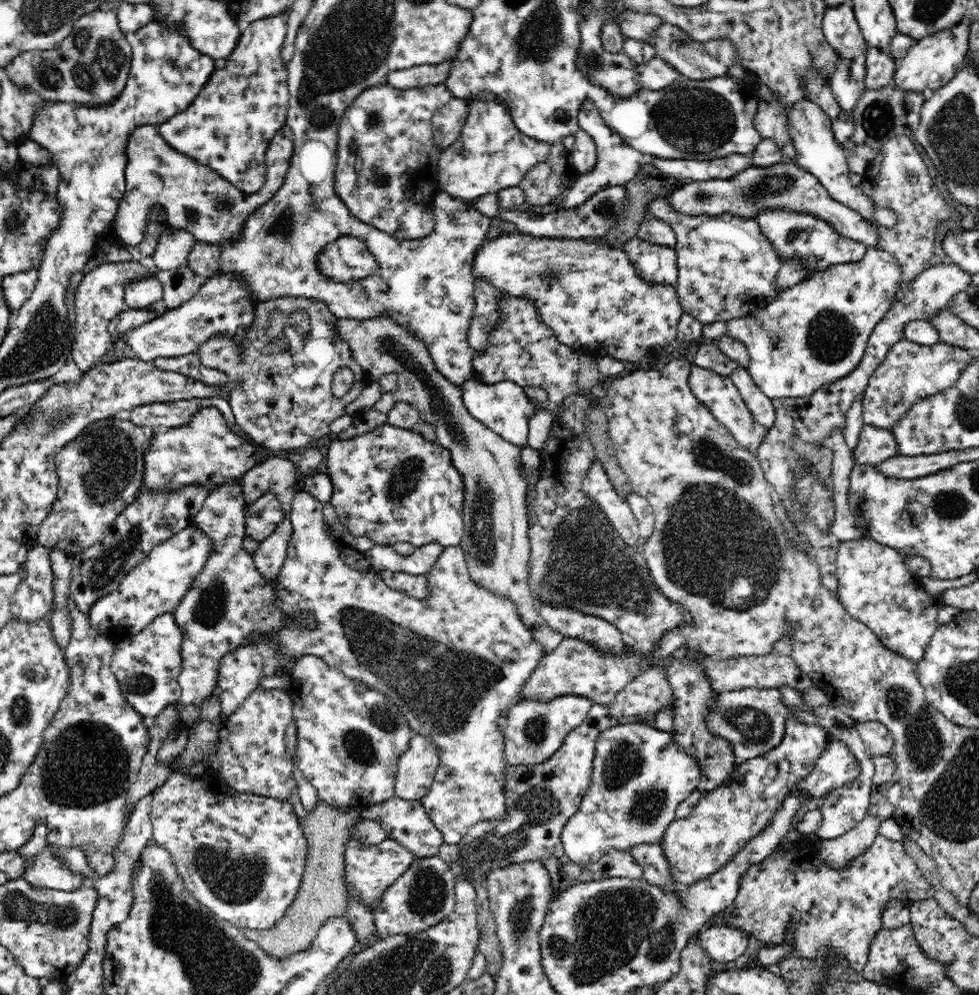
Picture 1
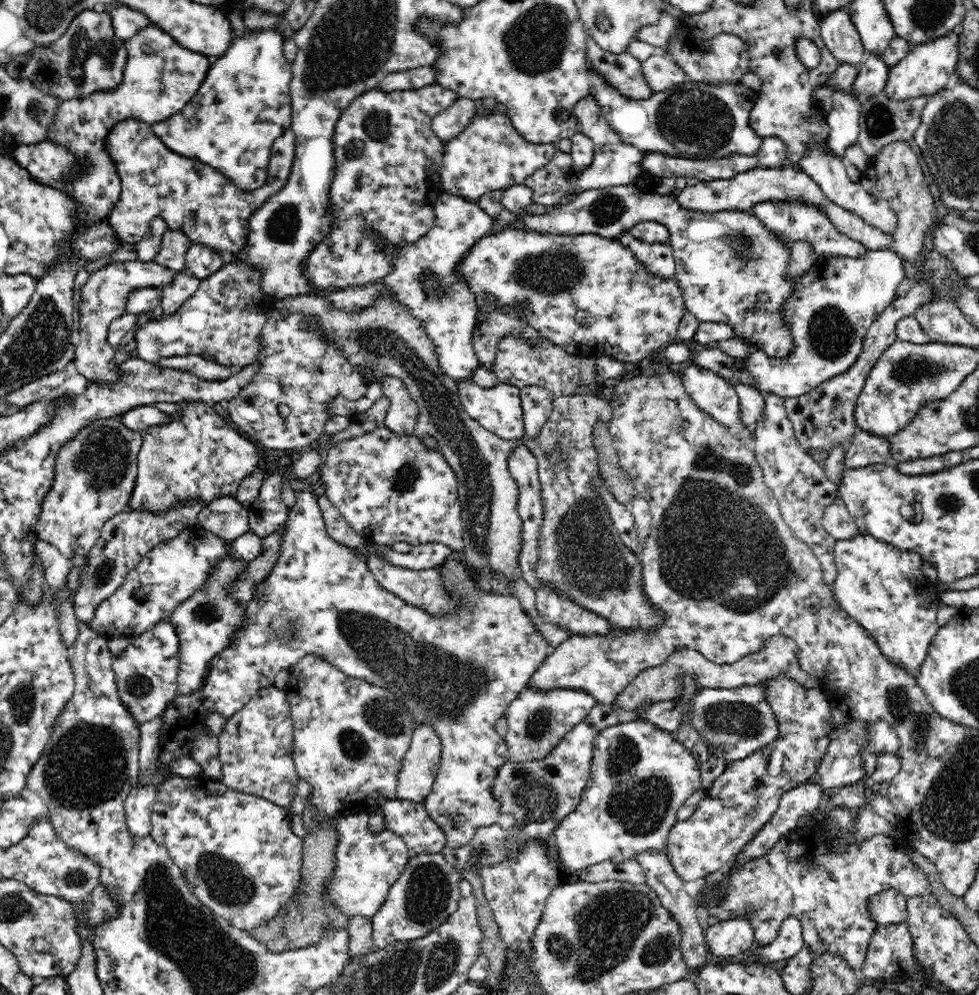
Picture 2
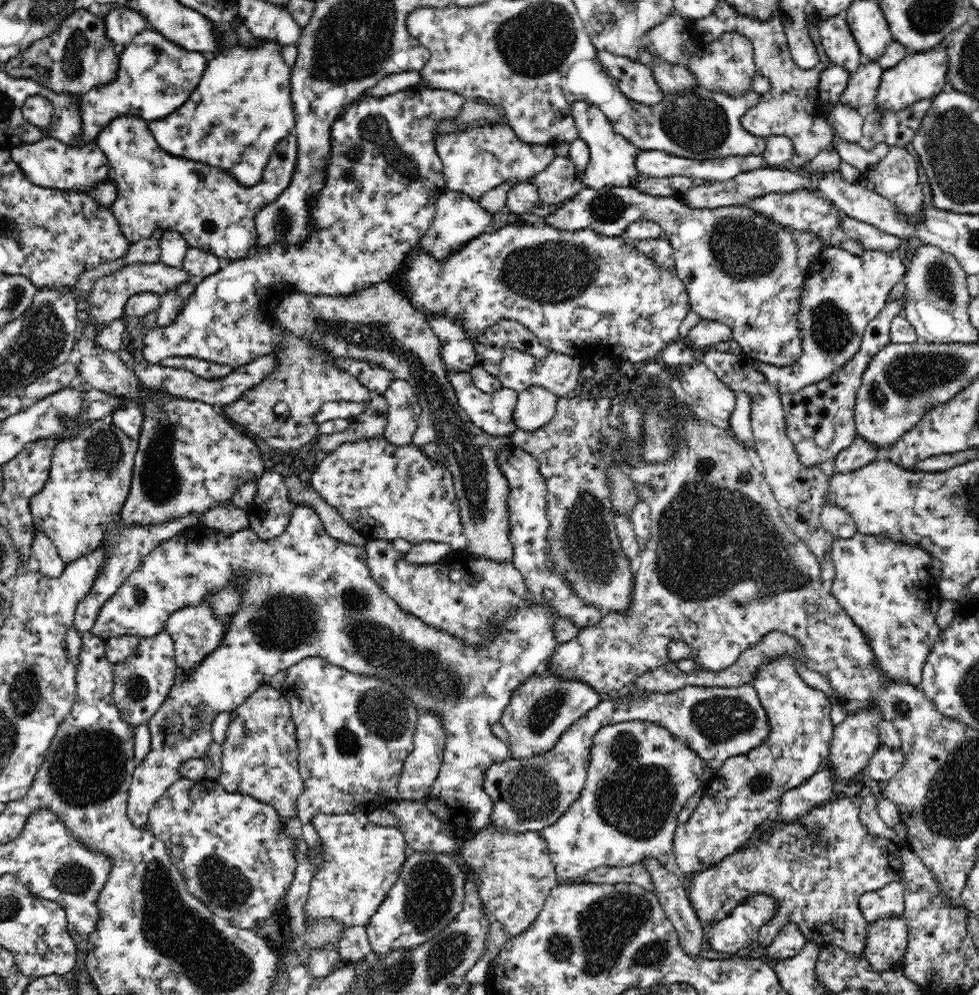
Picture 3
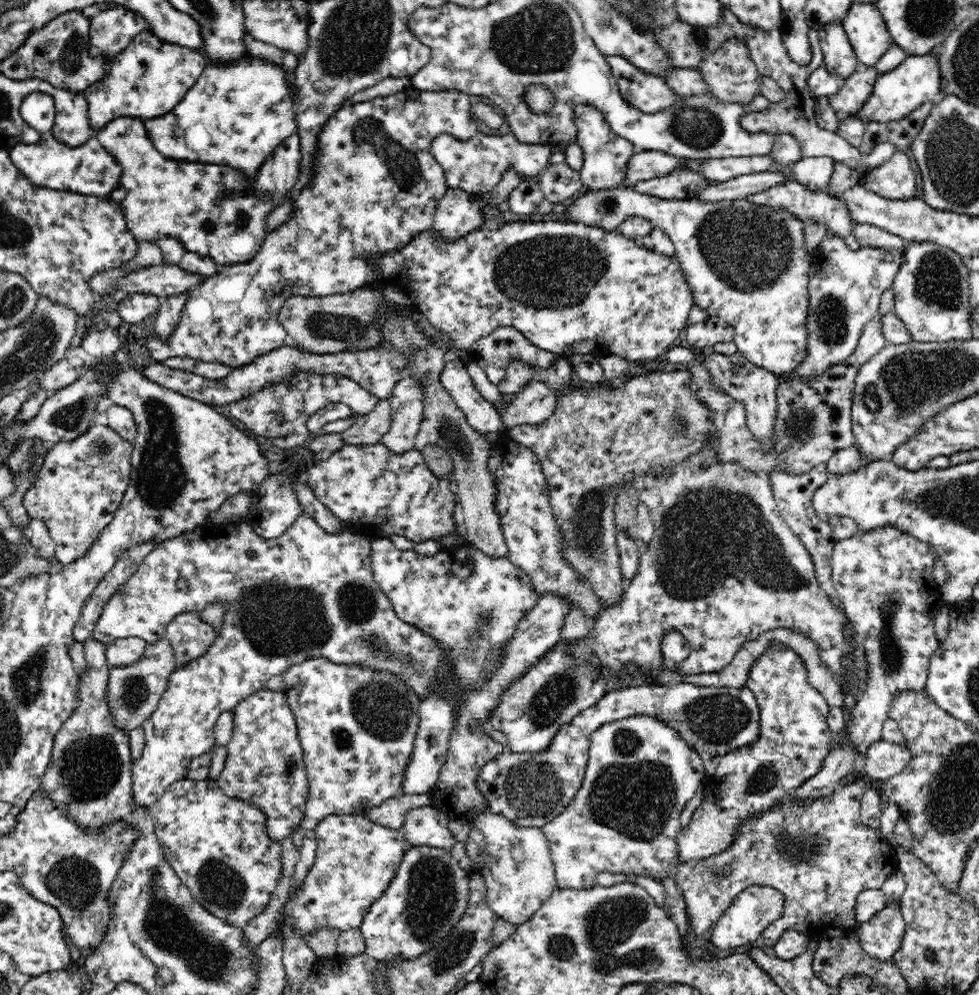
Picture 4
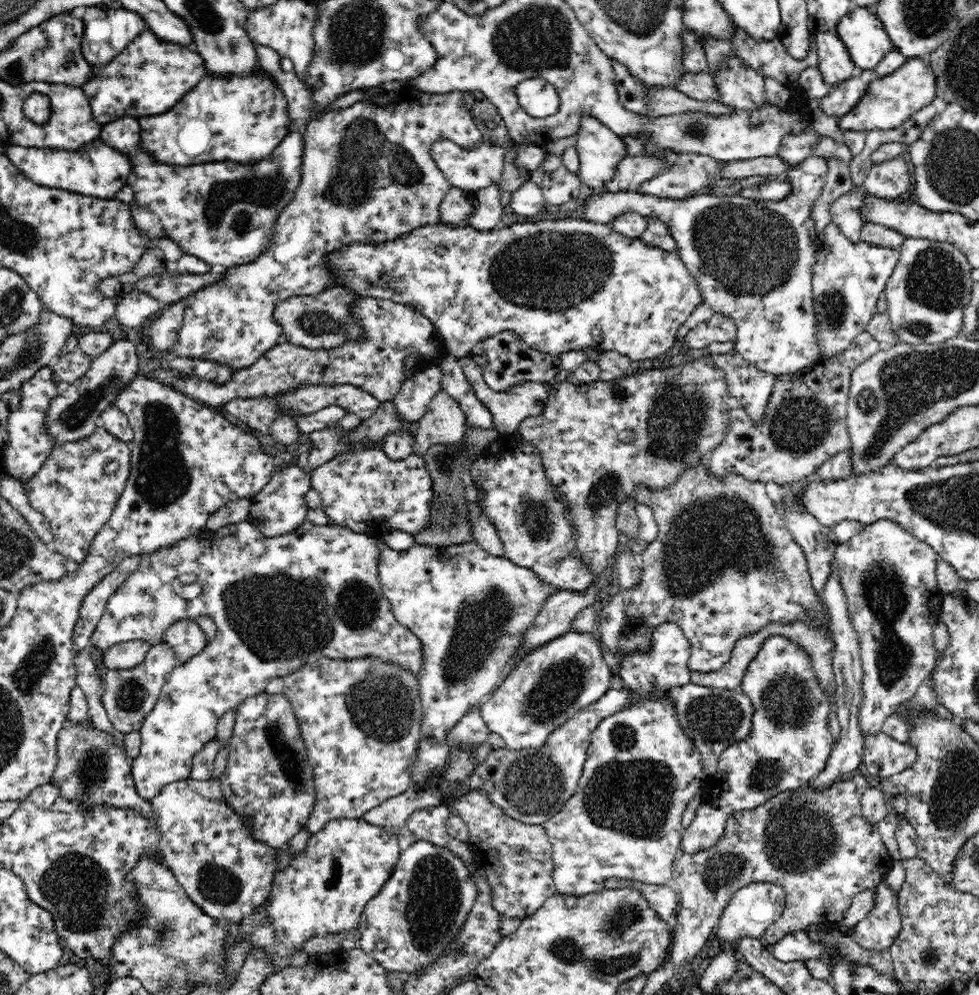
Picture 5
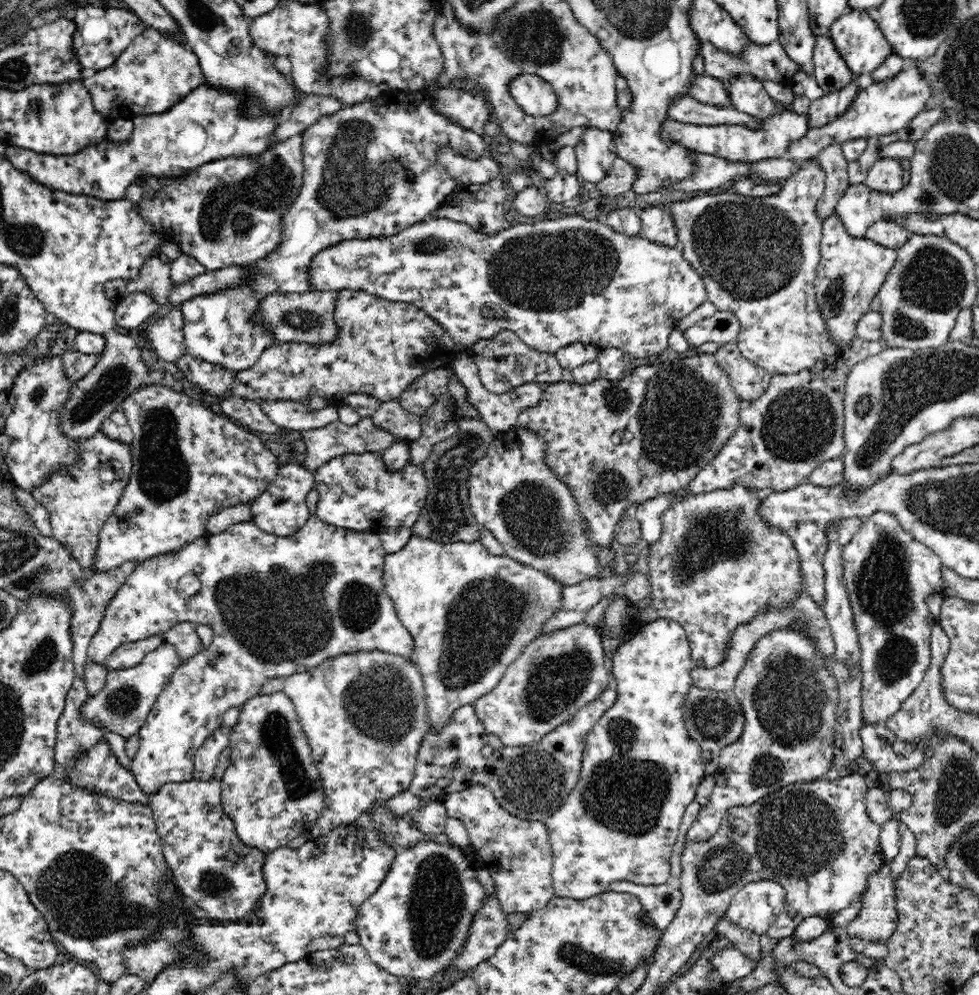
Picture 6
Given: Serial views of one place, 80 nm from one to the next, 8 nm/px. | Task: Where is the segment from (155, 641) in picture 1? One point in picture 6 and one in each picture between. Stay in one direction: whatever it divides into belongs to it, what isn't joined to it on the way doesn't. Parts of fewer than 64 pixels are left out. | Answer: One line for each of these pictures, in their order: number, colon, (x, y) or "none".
2: (146, 672)
3: (142, 682)
4: (133, 692)
5: (129, 695)
6: (122, 705)

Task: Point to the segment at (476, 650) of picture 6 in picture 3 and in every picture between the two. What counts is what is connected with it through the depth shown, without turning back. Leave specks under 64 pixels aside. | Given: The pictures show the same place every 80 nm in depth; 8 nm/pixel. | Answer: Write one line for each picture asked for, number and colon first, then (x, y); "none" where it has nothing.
3: (468, 597)
4: (470, 603)
5: (470, 609)

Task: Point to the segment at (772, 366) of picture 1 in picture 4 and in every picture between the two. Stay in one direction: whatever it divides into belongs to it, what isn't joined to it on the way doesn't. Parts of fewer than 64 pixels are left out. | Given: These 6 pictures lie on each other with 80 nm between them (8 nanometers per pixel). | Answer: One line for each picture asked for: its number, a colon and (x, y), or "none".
2: (832, 307)
3: (842, 292)
4: (845, 285)

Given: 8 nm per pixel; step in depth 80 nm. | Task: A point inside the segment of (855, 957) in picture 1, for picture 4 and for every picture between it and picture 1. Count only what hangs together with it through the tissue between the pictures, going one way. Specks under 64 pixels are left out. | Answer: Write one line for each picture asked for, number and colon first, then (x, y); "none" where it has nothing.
2: (812, 874)
3: (816, 868)
4: (819, 854)

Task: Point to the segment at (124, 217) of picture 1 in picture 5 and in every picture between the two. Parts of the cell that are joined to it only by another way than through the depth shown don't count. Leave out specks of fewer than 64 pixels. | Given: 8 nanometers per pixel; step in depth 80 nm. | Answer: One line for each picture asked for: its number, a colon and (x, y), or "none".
2: (189, 196)
3: (213, 212)
4: (206, 207)
5: (224, 213)

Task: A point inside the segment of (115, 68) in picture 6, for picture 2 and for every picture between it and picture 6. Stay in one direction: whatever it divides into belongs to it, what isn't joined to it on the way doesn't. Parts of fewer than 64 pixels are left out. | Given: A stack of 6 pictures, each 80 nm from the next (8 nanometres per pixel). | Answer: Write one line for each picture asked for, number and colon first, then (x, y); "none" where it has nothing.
2: (160, 77)
3: (155, 77)
4: (147, 79)
5: (150, 75)

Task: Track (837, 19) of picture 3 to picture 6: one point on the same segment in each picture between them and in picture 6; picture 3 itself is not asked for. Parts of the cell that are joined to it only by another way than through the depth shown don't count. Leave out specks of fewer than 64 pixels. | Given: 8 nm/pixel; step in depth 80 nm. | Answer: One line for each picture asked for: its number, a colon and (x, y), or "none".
4: (839, 58)
5: (834, 63)
6: (830, 71)

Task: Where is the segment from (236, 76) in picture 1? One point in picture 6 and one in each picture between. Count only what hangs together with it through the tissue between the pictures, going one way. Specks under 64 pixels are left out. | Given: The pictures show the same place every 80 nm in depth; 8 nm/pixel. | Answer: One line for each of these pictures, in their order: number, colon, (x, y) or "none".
2: (244, 105)
3: (234, 118)
4: (236, 115)
5: (243, 118)
6: (208, 124)

